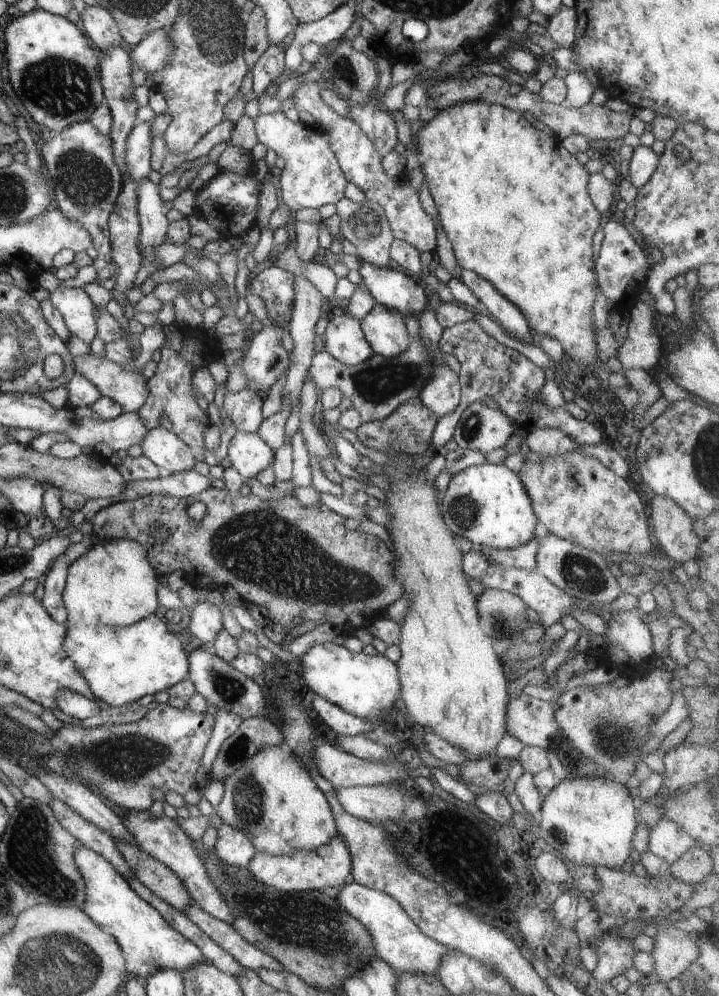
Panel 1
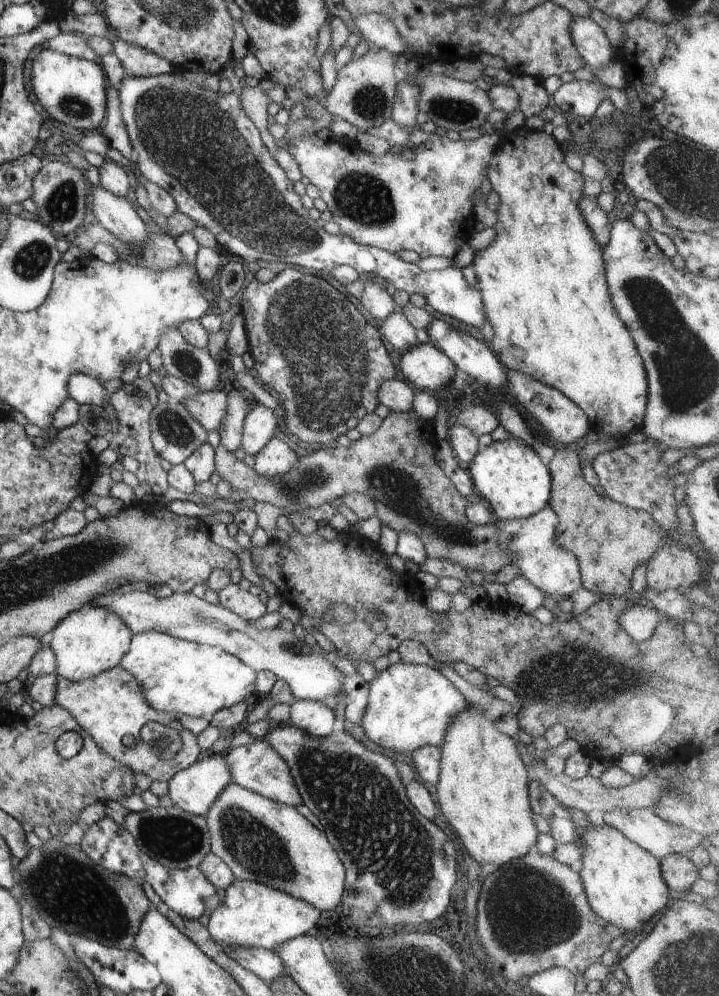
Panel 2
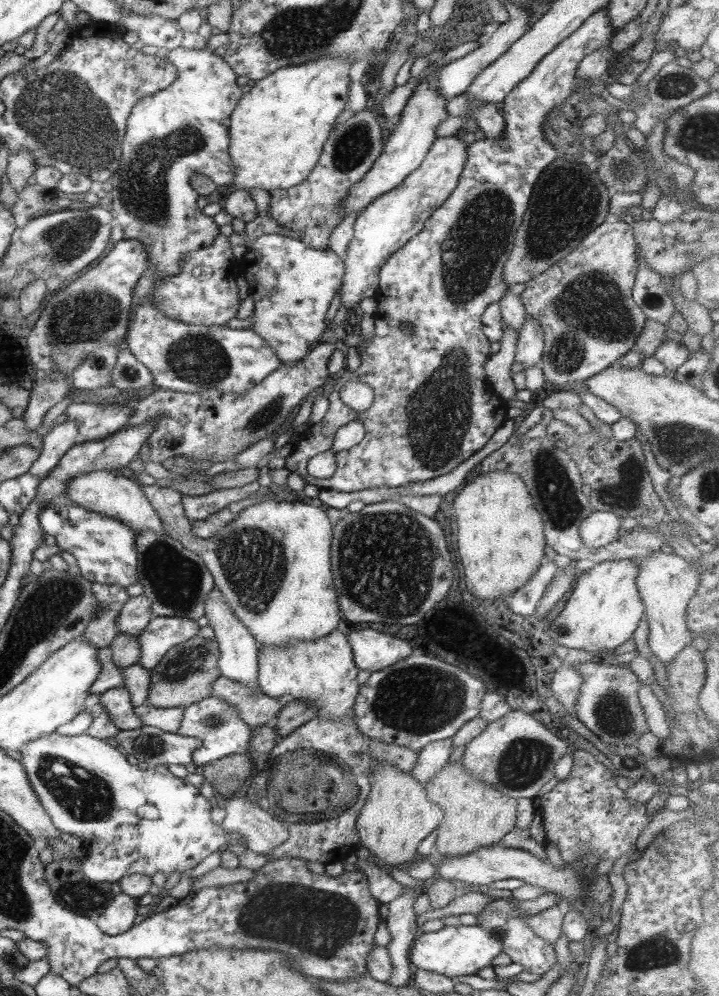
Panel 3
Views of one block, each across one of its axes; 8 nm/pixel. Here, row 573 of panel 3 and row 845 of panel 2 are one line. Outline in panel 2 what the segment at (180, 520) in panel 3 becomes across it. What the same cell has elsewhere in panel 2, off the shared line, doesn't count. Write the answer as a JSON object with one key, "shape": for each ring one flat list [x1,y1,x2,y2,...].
{"shape":[[231,783,205,815,211,852,234,874,235,879,261,883,304,900,318,911,330,911,341,904,345,894,345,869,322,829,316,829,294,807,259,796]]}

